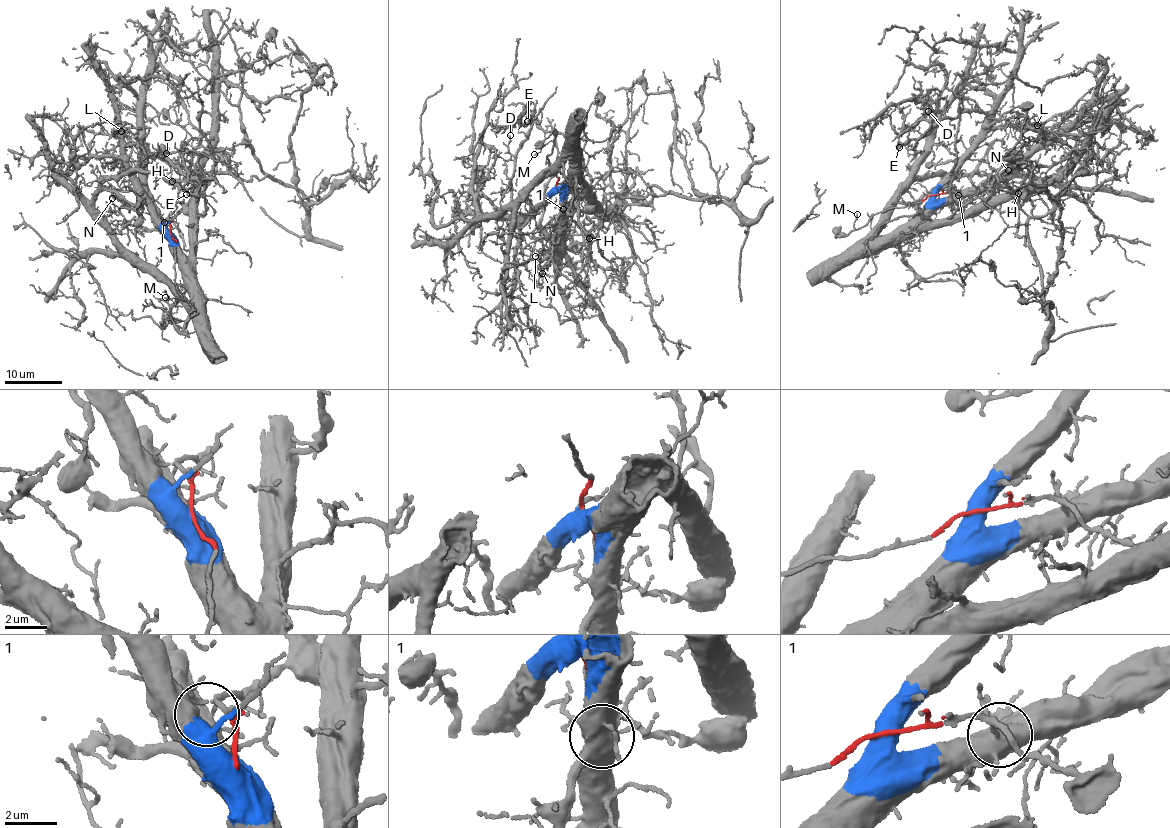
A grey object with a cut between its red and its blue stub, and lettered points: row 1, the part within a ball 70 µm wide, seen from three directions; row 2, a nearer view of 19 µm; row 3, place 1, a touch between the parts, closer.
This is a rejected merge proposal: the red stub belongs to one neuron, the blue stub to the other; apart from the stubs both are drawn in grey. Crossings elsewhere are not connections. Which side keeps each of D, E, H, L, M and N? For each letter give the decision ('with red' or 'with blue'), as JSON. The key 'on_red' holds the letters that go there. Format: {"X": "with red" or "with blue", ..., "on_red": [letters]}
{"D": "with blue", "E": "with blue", "H": "with blue", "L": "with blue", "M": "with red", "N": "with blue", "on_red": ["M"]}

